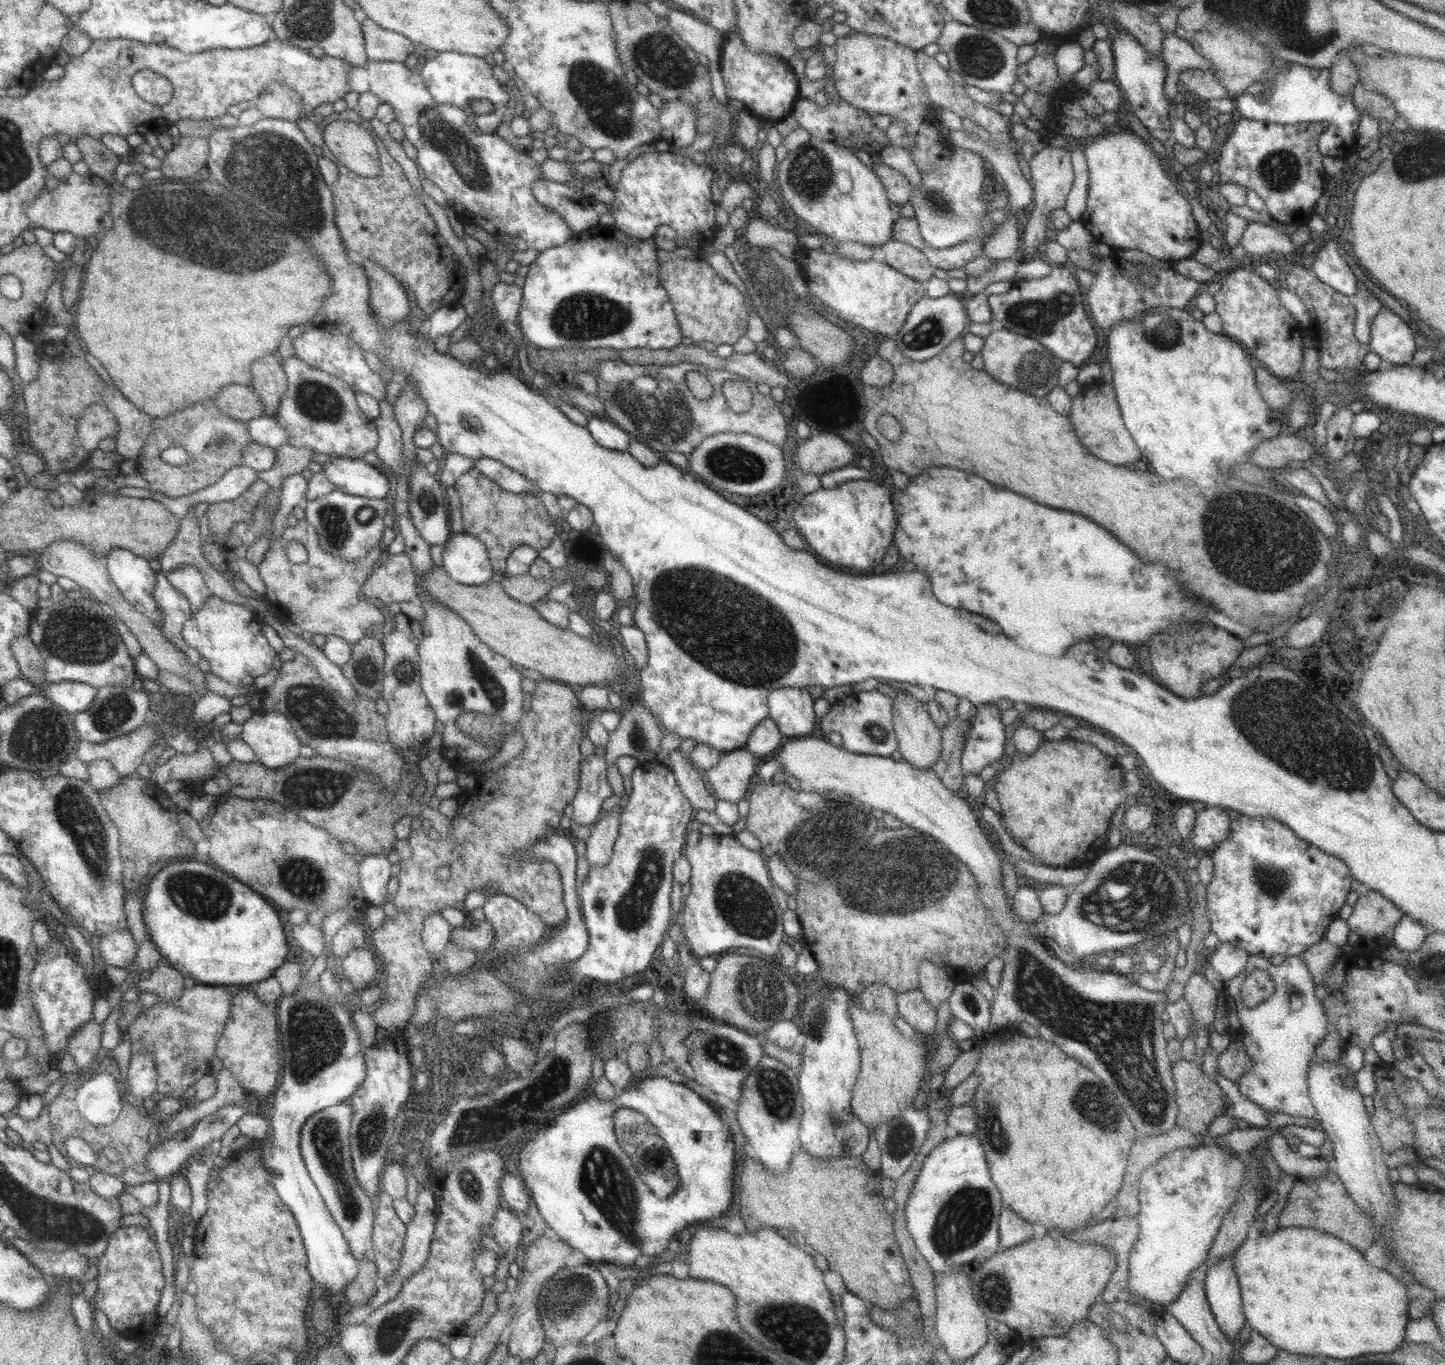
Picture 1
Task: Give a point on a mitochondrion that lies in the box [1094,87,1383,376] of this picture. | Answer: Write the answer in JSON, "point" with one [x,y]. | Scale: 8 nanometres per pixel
{"point":[1280,170]}

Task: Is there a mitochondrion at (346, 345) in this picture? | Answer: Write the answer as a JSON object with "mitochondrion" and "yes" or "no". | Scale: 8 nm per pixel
{"mitochondrion":"no"}

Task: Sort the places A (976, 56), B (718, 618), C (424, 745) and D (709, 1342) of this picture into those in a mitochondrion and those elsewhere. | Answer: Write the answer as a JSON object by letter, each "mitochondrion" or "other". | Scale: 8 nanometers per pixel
{"A":"mitochondrion","B":"mitochondrion","C":"other","D":"mitochondrion"}

